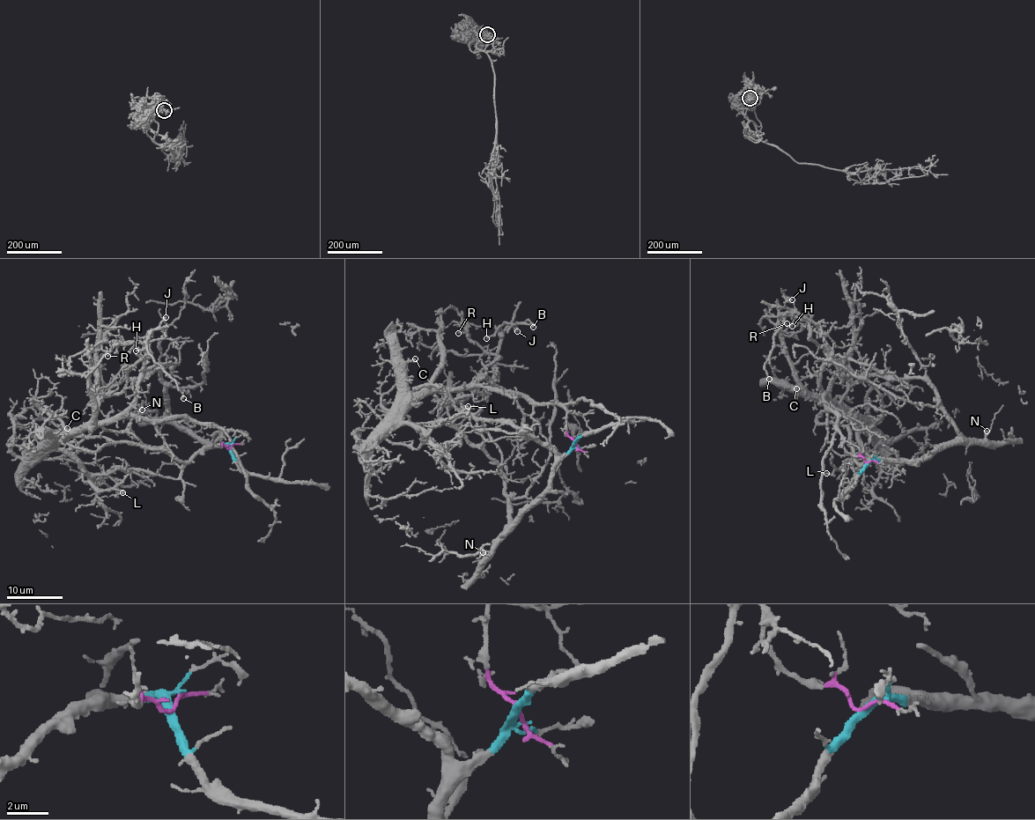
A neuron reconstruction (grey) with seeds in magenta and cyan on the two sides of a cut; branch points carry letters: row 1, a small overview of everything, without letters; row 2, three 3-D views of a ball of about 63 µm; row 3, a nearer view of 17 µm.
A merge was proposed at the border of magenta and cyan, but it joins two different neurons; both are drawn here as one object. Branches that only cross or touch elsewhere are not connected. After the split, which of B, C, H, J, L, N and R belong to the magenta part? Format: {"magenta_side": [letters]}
{"magenta_side": ["B", "C", "H", "J", "L"]}

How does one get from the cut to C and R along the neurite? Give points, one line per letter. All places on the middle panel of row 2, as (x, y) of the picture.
C: (575, 442), (566, 432), (567, 410), (560, 405), (536, 403), (484, 387), (411, 392), (406, 365), (414, 358)
R: (575, 442), (551, 486), (509, 524), (501, 467), (439, 416), (473, 392), (499, 358), (462, 323), (457, 333)

